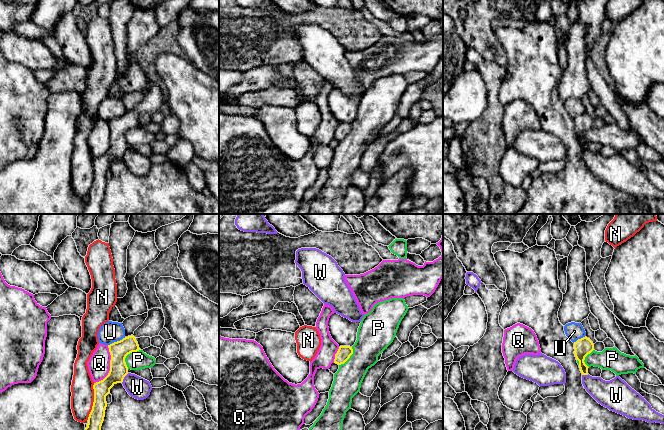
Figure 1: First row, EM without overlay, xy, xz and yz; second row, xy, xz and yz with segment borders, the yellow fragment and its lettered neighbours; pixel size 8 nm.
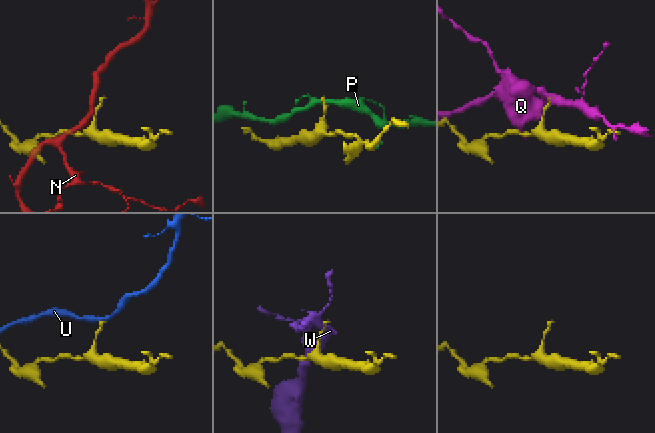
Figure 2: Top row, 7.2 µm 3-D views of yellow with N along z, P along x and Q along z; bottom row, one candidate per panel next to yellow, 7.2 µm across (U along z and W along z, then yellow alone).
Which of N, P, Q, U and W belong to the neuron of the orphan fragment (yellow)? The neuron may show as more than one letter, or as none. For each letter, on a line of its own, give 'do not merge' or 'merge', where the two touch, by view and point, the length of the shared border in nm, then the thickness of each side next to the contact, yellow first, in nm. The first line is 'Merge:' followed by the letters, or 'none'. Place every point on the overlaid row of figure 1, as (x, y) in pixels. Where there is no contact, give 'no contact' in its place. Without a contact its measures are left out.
Merge: none
N: do not merge | xy (93, 402) | 320 nm | 130/180 nm
P: do not merge | xy (127, 354) | 190 nm | 150/150 nm
Q: do not merge | xy (110, 366) | 340 nm | 150/180 nm
U: do not merge | xy (117, 341) | 160 nm | 150/170 nm
W: do not merge | xy (123, 378) | 100 nm | 150/170 nm

